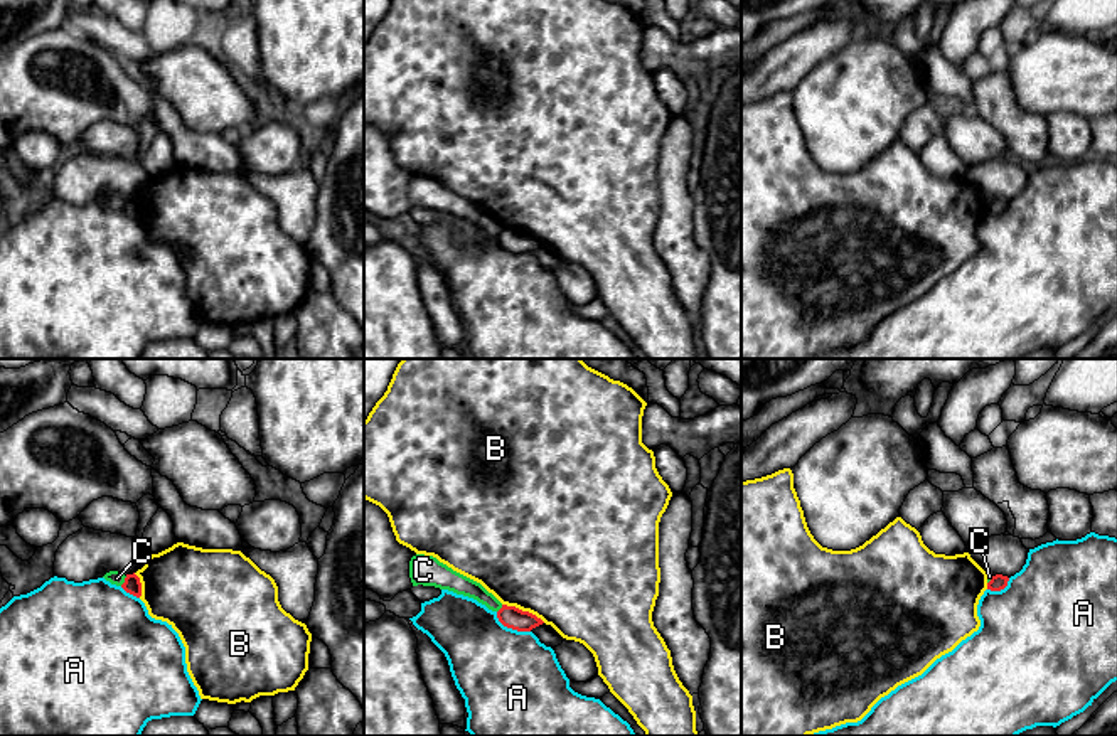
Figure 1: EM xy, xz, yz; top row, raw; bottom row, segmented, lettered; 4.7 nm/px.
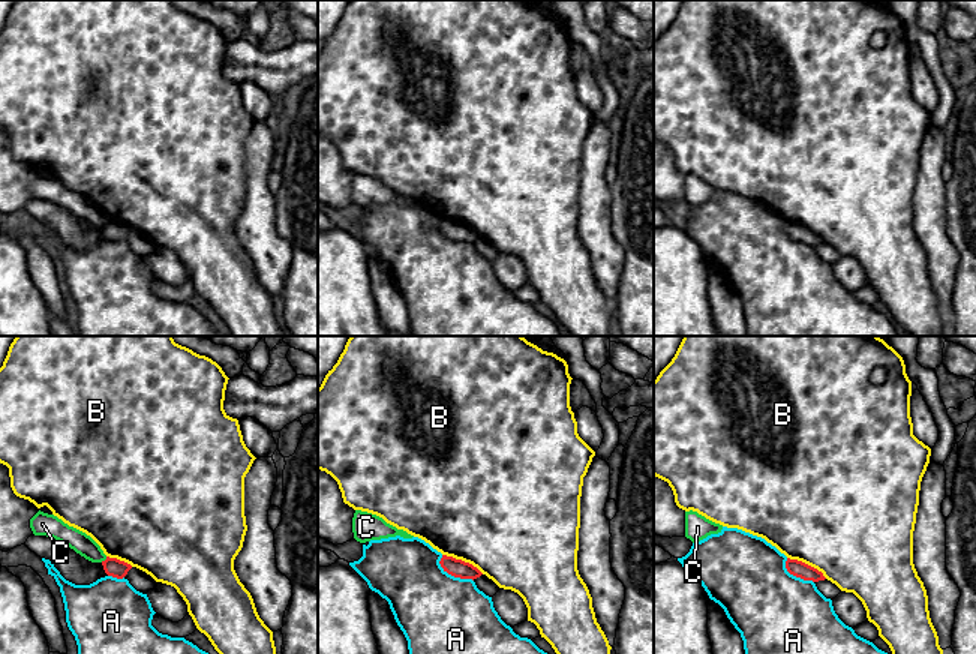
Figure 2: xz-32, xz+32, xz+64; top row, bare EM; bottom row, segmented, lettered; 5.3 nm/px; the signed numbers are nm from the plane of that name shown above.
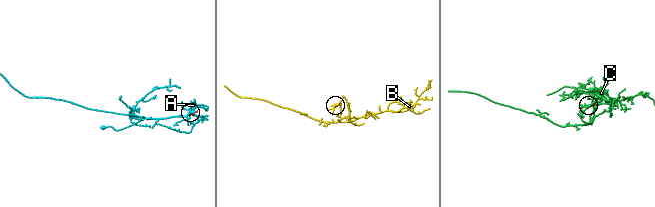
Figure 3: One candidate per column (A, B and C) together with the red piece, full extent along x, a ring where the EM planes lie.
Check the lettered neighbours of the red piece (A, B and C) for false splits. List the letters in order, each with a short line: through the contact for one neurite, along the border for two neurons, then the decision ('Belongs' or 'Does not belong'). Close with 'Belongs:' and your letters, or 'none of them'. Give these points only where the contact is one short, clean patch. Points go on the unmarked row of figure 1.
A: Does not belong
B: Does not belong
C: Line: xy (127, 199), (120, 208). Does not belong
Belongs: none of them

